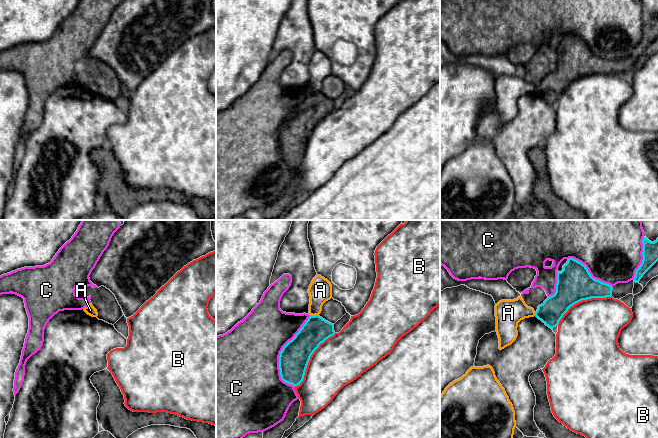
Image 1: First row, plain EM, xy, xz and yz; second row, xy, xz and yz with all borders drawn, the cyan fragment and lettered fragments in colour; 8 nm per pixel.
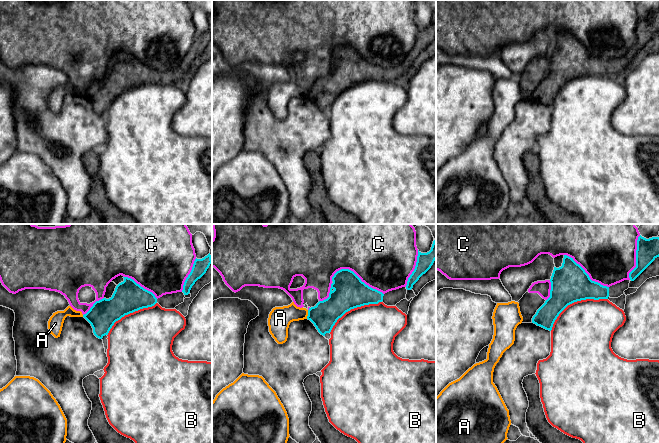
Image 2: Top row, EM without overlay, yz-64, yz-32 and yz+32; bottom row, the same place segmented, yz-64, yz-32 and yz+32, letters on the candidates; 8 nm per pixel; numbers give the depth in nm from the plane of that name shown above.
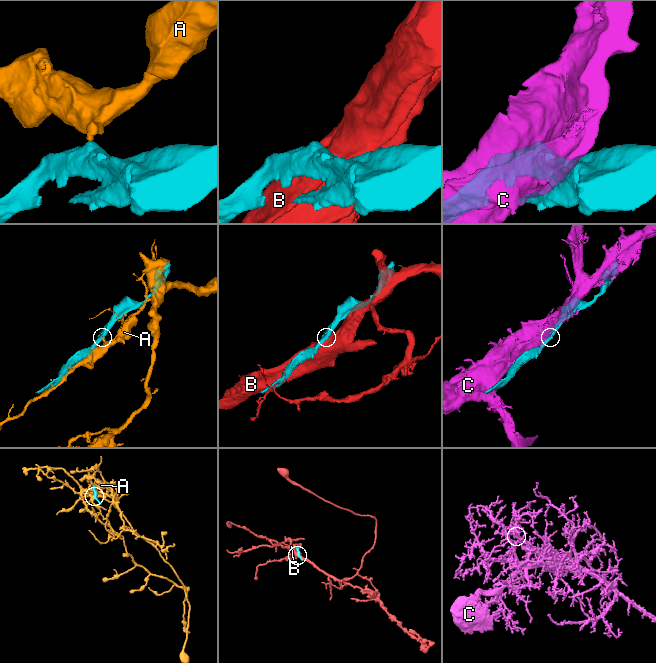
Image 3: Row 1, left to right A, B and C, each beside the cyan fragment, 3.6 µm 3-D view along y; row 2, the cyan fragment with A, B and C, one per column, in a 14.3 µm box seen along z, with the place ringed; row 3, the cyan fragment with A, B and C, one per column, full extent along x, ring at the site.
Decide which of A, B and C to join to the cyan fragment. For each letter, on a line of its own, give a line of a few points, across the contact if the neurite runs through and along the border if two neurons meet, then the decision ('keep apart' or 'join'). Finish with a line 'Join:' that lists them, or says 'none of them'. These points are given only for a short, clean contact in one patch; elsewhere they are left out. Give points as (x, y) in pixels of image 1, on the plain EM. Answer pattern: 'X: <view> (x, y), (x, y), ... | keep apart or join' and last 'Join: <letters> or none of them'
A: xz (310, 90), (317, 91) | keep apart
B: keep apart
C: keep apart
Join: none of them

